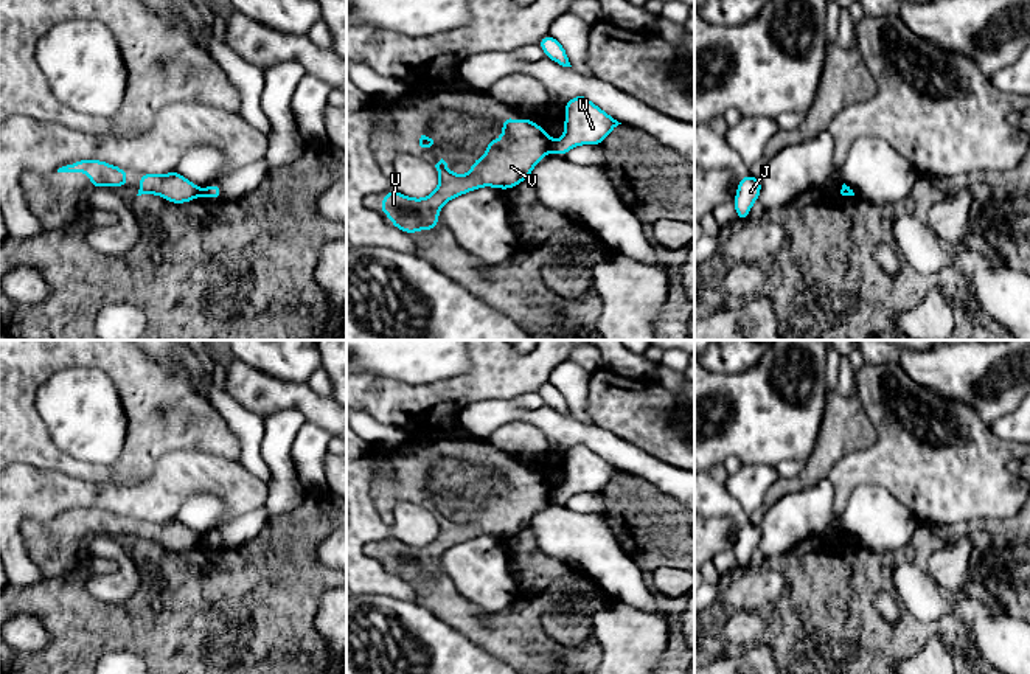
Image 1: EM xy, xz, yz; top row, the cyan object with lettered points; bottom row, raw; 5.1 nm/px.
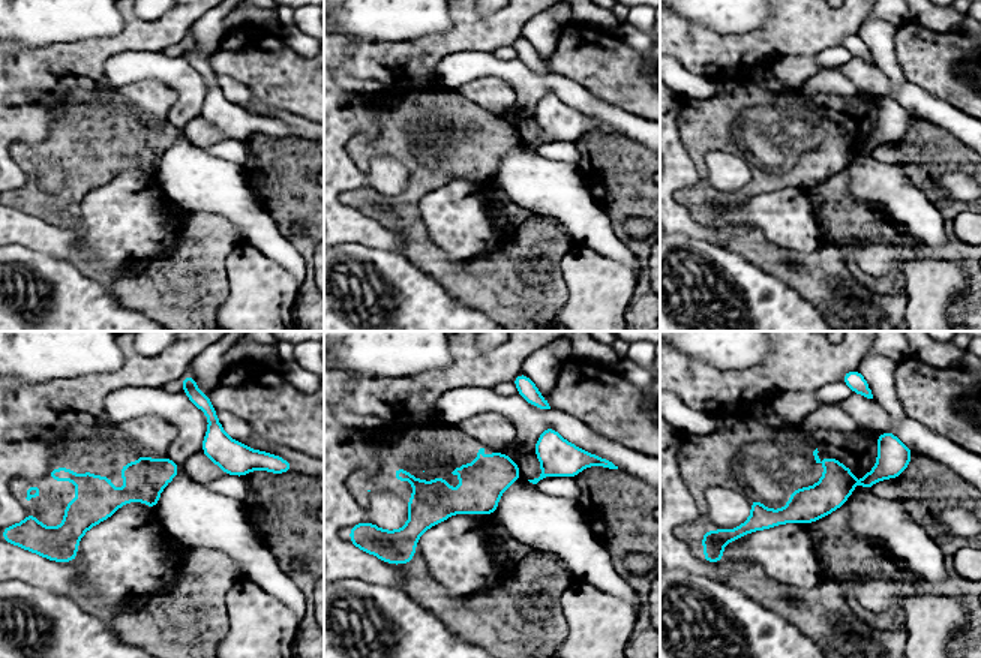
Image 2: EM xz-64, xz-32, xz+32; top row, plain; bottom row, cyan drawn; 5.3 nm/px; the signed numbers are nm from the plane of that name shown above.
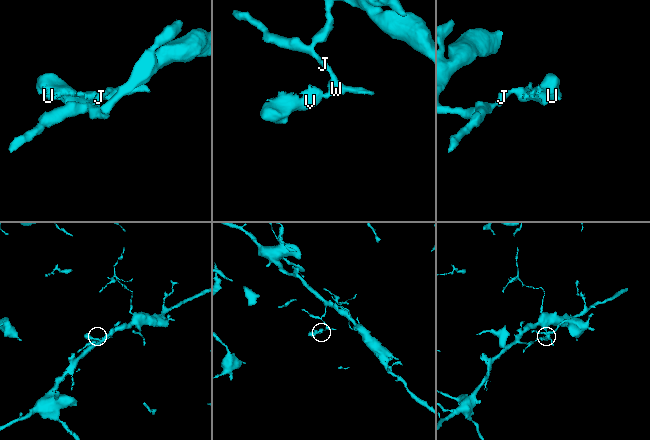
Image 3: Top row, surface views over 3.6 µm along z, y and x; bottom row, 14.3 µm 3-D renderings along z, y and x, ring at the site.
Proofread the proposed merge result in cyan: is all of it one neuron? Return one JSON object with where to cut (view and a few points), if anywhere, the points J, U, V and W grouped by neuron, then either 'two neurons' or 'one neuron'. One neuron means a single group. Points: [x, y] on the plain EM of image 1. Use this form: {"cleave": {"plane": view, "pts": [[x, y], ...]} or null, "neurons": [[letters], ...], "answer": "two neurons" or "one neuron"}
{"cleave": {"plane": "xz", "pts": [[553, 489], [549, 497]]}, "neurons": [["J", "W"], ["U", "V"]], "answer": "two neurons"}

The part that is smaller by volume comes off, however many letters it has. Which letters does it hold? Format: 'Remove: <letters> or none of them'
Remove: U, V

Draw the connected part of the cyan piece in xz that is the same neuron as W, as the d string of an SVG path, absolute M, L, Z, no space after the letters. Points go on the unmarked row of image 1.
M583 441L569 447L565 455L565 481L552 491L550 499L565 503L572 495L579 492L600 494L603 488L621 471L597 455Z

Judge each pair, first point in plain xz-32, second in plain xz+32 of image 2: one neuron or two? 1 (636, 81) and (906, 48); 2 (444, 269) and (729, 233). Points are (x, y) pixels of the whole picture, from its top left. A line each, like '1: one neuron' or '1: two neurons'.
1: one neuron
2: one neuron

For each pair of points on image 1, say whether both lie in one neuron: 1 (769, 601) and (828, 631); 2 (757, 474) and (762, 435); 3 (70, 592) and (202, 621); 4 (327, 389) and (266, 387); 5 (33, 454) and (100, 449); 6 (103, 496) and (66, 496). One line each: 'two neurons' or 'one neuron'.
1: two neurons
2: two neurons
3: one neuron
4: two neurons
5: two neurons
6: one neuron

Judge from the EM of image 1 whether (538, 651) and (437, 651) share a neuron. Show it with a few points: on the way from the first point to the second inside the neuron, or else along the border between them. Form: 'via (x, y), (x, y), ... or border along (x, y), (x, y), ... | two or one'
border along (455, 629), (462, 631), (494, 657) | two

